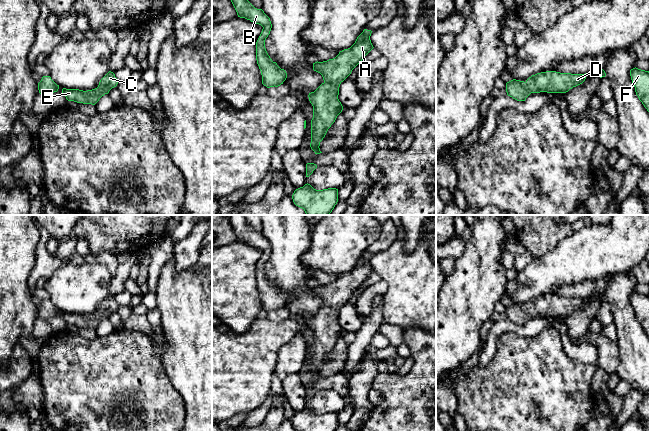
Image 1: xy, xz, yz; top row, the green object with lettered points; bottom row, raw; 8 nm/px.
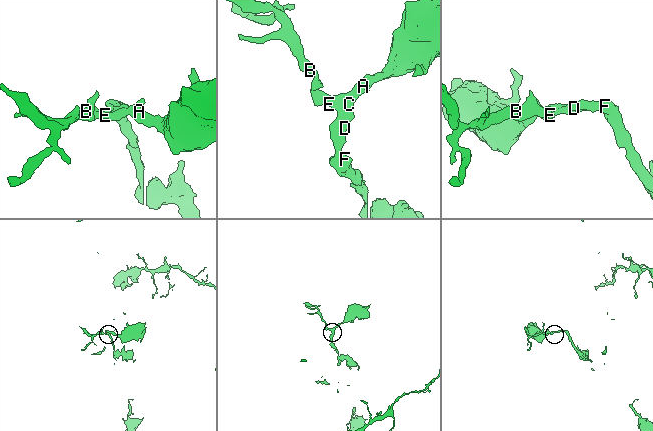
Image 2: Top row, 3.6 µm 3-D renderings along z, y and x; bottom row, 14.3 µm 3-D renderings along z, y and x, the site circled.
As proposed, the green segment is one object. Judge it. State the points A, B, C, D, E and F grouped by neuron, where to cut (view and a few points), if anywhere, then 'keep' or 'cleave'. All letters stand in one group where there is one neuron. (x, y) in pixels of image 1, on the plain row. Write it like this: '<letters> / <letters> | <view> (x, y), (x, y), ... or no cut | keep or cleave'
A B C D E F | no cut | keep

